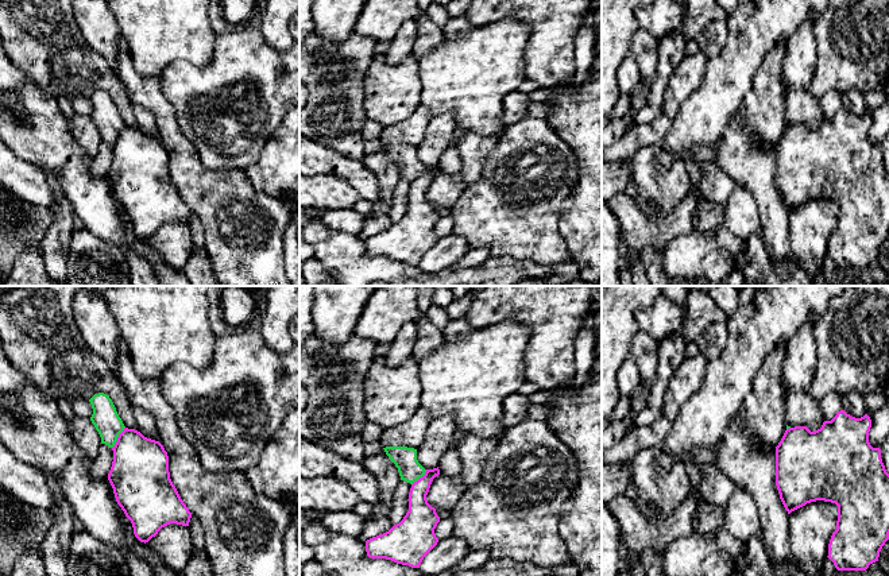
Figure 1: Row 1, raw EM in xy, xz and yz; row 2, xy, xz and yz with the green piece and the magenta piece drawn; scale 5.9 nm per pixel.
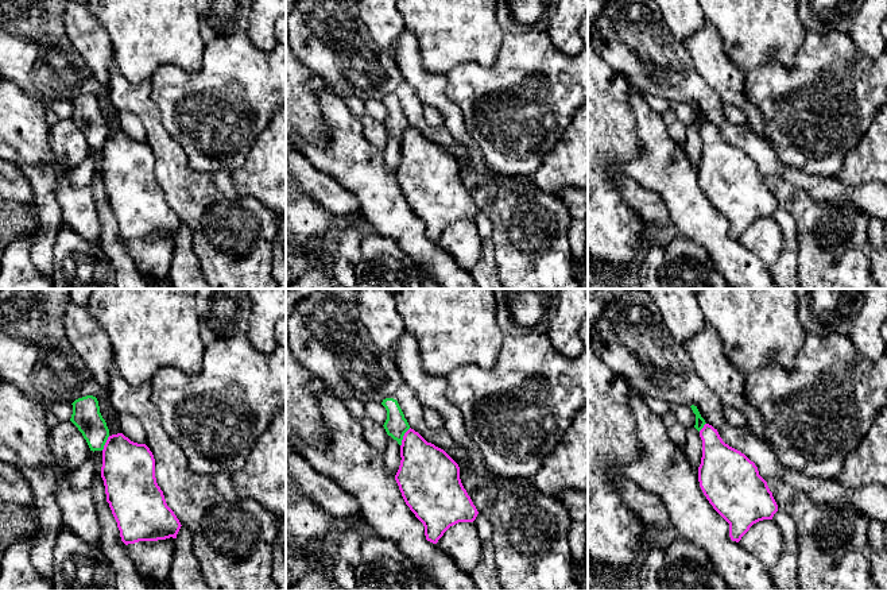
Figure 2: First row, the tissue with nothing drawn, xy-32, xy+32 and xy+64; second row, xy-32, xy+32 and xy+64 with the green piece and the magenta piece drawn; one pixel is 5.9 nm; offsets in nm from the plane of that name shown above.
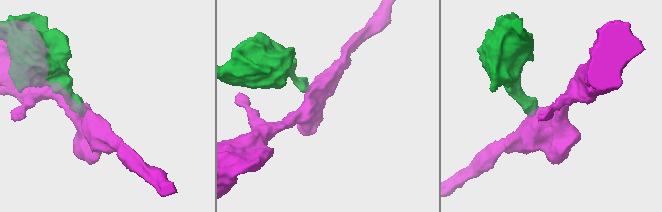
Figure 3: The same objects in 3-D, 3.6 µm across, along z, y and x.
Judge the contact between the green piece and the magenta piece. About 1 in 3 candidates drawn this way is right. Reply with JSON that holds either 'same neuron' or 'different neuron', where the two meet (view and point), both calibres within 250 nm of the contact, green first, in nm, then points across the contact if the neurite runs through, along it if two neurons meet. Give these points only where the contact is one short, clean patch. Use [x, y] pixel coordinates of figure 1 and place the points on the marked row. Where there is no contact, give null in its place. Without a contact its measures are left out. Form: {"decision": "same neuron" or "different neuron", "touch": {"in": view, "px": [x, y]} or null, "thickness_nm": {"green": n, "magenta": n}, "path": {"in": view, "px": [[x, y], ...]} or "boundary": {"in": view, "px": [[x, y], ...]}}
{"decision": "different neuron", "touch": {"in": "xy", "px": [118, 436]}, "thickness_nm": {"green": 160, "magenta": 340}, "boundary": {"in": "xy", "px": [[124, 426], [112, 448]]}}

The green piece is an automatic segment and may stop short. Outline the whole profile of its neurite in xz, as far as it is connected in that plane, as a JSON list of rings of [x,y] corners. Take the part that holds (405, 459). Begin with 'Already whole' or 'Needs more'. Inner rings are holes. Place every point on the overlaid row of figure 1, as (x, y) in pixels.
Already whole. [[[386,447],[383,449],[398,468],[401,480],[413,484],[425,475],[426,469],[417,460],[417,449],[407,447]]]

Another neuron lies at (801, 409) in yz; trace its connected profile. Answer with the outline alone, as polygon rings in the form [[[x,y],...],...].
[[[791,388],[785,401],[786,425],[807,426],[811,432],[822,428],[824,418],[819,401],[807,391]]]

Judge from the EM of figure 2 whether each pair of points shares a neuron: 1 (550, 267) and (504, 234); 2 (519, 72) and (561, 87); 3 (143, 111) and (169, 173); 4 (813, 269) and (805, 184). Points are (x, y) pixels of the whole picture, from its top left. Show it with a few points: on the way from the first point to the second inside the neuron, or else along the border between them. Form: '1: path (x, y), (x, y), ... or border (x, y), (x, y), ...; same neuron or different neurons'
1: path (539, 258), (515, 234); same neuron
2: path (526, 82), (529, 85), (550, 87); same neuron
3: path (153, 126), (169, 158); same neuron
4: border (796, 186), (821, 201), (835, 203), (837, 200); different neurons

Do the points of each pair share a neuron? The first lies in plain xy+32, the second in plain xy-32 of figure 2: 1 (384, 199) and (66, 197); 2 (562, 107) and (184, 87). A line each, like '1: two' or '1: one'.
1: one
2: one

